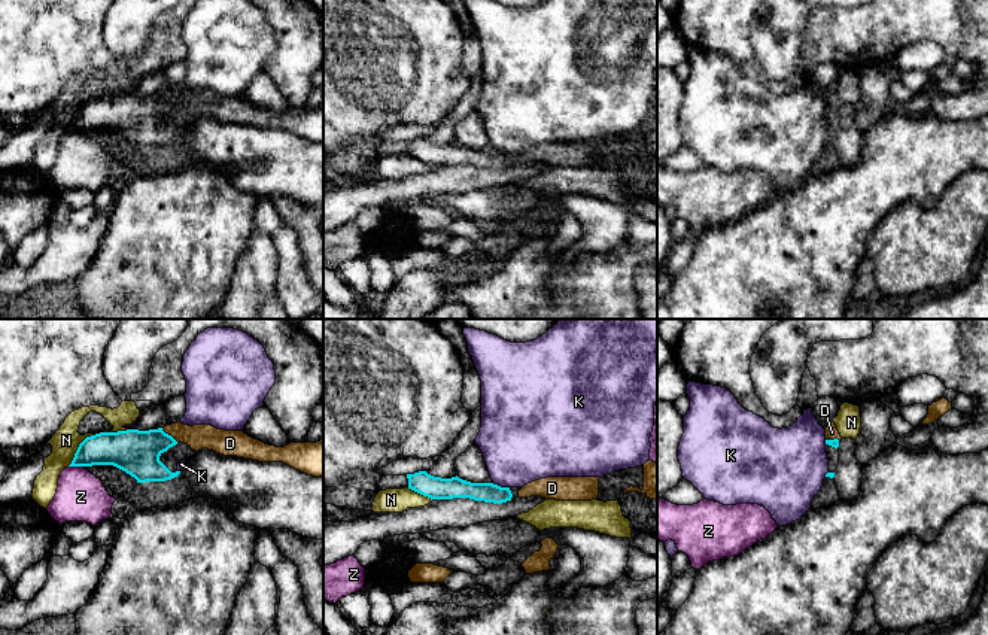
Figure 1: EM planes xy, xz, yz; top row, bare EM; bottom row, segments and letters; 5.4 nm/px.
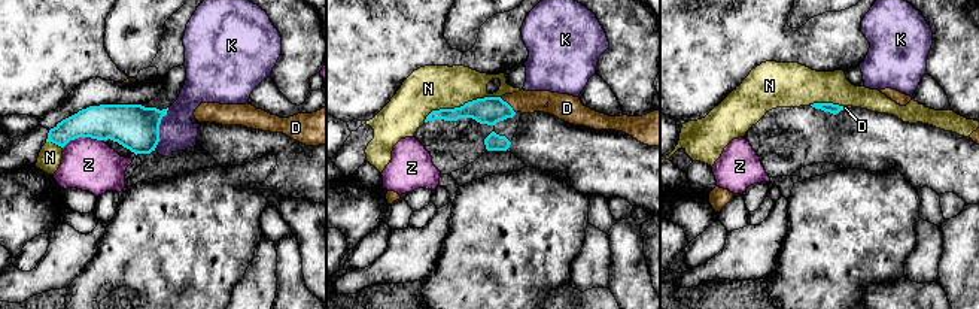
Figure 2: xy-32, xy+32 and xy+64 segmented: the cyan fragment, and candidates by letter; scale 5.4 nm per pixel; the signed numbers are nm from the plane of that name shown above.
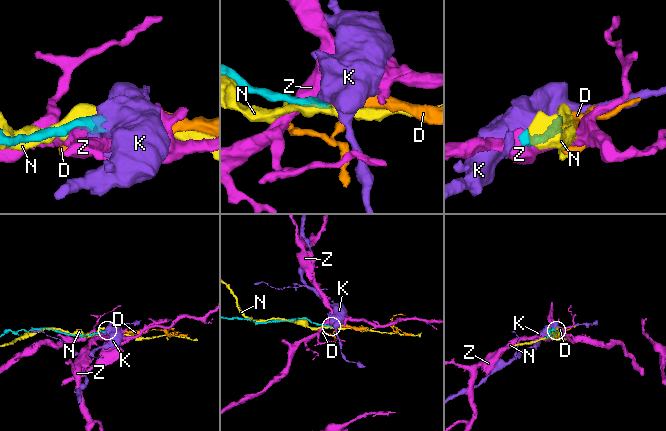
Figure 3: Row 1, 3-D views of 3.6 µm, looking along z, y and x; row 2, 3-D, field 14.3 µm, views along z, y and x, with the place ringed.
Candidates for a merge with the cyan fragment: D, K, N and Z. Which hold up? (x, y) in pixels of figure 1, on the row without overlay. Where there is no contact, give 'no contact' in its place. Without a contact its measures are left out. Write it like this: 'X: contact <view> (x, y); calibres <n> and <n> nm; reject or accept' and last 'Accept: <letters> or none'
D: contact xy (170, 102); calibres 240 and 140 nm; accept
K: contact xz (501, 154); calibres 110 and 400 nm; reject
N: contact xy (78, 114); calibres 200 and 150 nm; reject
Z: contact xy (76, 131); calibres 190 and 280 nm; reject
Accept: D

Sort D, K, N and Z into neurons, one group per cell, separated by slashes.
D / K / N / Z

